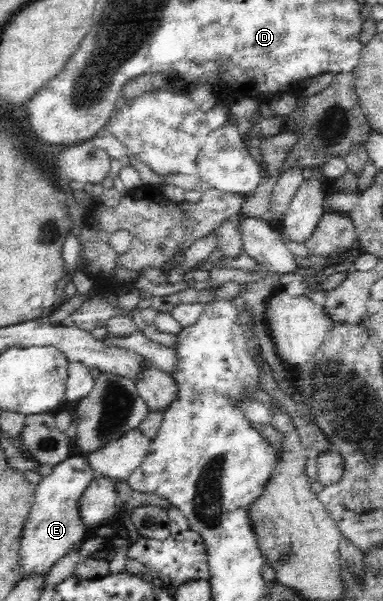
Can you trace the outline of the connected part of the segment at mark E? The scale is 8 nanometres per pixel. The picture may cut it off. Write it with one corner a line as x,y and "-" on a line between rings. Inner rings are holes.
72,453
68,459
64,459
64,461
55,465
52,473
39,481
36,488
36,499
28,514
21,537
20,576
17,577
17,581
20,581
22,578
31,577
32,574
47,575
50,568
54,567
74,545
82,543
88,537
88,529
84,527
82,516
80,516
79,504
84,490
90,485
90,481
97,476
98,473
90,466
86,456
81,453

